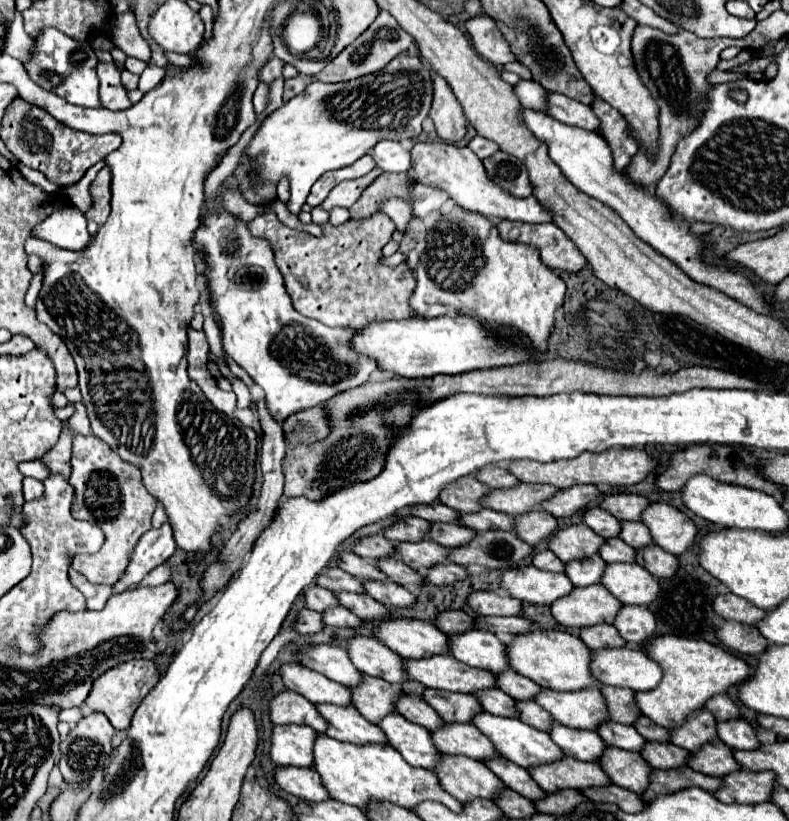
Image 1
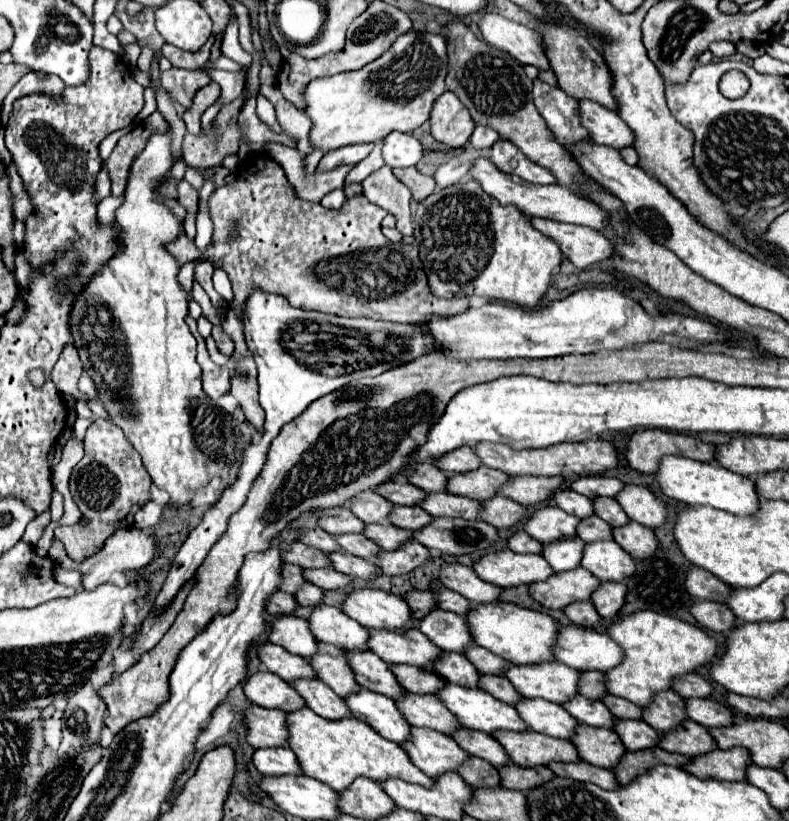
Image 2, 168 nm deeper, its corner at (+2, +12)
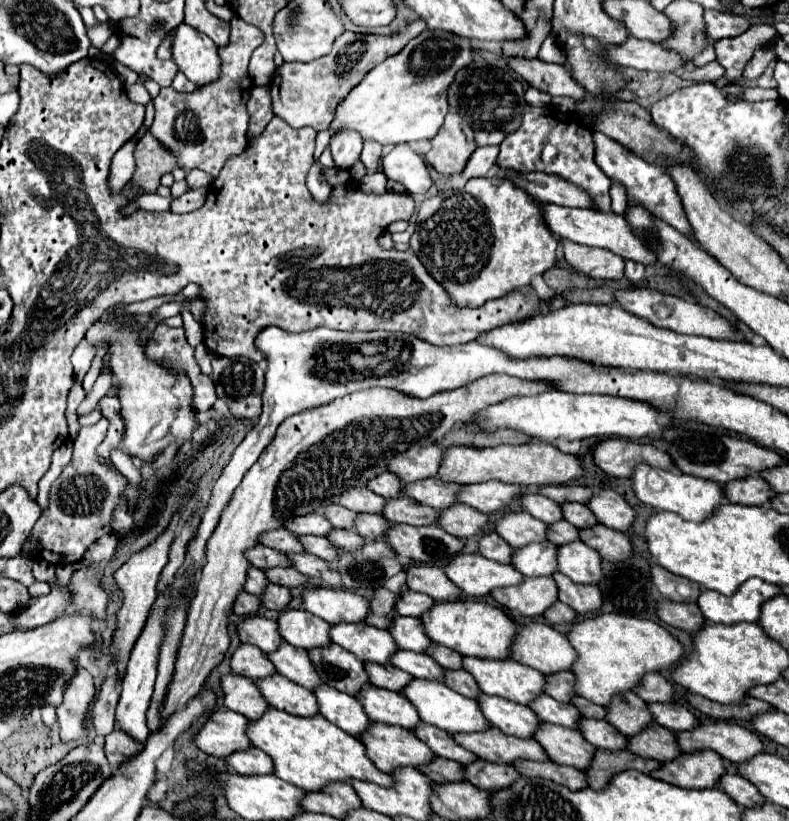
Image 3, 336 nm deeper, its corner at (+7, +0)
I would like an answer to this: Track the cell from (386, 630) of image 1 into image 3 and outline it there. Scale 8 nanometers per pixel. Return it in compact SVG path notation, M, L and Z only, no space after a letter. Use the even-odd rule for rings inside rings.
M304 588L302 606L328 624L362 622L368 614L366 598L340 588Z

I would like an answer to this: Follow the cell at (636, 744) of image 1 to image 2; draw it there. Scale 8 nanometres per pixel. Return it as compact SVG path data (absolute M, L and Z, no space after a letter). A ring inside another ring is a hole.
M577 696L577 700L571 700L569 704L563 704L563 708L577 718L581 724L589 724L595 728L613 728L617 718L609 712L609 708L605 708L603 702L593 702L587 700L583 696Z

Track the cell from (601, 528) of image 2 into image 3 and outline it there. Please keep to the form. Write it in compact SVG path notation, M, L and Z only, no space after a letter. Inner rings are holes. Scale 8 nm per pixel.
M558 520L558 522L554 522L554 524L548 524L546 540L560 546L560 544L578 540L578 530L576 530L572 524L568 524L566 520Z

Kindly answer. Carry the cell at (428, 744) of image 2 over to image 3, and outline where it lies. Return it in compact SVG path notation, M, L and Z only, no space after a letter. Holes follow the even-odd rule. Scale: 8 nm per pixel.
M372 722L358 740L364 744L370 762L386 774L398 766L420 766L434 758L422 740L400 726Z

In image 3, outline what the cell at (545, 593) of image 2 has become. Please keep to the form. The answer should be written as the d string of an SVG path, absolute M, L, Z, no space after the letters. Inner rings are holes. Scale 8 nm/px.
M538 576L538 578L524 578L516 586L496 588L492 592L492 598L502 606L520 612L522 616L540 616L544 614L548 604L554 604L558 596L552 578Z

